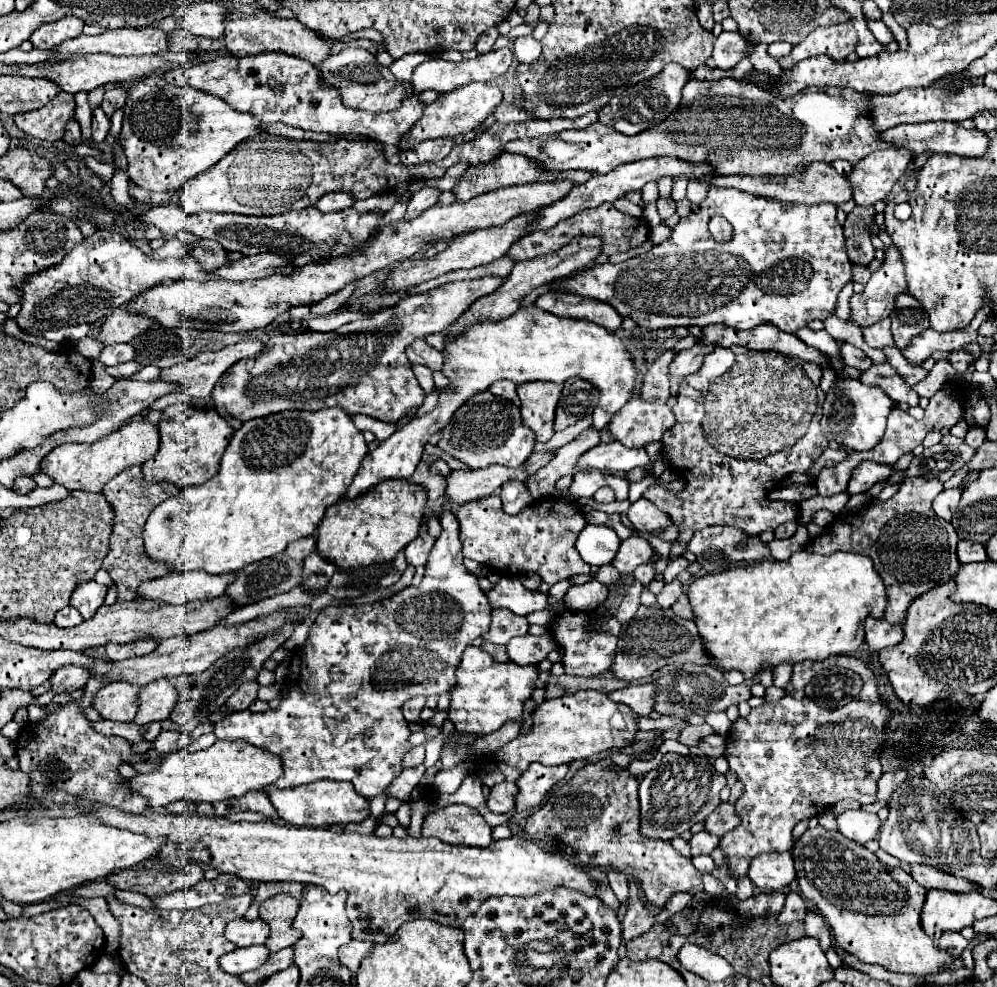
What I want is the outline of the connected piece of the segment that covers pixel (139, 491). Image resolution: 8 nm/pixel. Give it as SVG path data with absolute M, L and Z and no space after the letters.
M134 465L130 469L124 469L122 473L118 473L114 479L110 479L102 493L106 497L106 501L112 505L114 509L114 531L110 537L110 553L106 555L102 569L106 569L112 577L112 581L118 587L118 601L130 601L138 597L138 589L144 581L150 579L158 579L168 575L172 569L166 563L158 563L152 561L150 557L146 557L144 551L144 541L142 541L142 533L144 533L144 523L148 519L148 515L152 513L152 509L166 501L168 497L176 495L180 489L174 483L168 481L160 481L160 483L148 483L142 475L142 465Z

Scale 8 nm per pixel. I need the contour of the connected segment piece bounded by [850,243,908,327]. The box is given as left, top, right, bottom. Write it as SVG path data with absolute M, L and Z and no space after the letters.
M892 243L886 249L884 265L876 273L872 273L870 281L866 283L860 295L852 295L850 317L854 319L856 325L862 325L862 327L878 323L892 313L896 305L896 295L906 291L908 291L908 285L906 285L902 257L898 253L898 247Z

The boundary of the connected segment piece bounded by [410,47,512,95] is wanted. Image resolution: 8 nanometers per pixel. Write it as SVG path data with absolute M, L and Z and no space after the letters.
M508 47L498 49L498 51L490 51L486 55L478 55L474 59L460 61L460 63L444 61L444 59L428 59L428 61L424 61L422 65L418 65L414 69L414 75L412 75L410 83L412 83L414 95L418 95L418 93L422 93L426 89L434 89L438 93L448 93L448 91L454 91L456 87L472 83L472 81L490 81L490 79L496 79L496 77L500 77L500 75L504 75L508 71L510 63L512 63L512 51Z

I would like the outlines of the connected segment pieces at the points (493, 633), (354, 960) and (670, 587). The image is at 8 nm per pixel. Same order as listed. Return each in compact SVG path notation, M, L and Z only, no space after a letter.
M494 609L490 631L482 637L484 637L484 641L506 645L512 637L526 635L526 633L528 633L526 617L518 617L516 613L510 613L506 609Z
M352 939L348 945L344 945L344 947L338 951L340 963L342 963L344 967L348 967L350 971L358 971L360 961L370 953L370 949L372 949L370 943L366 943L366 941L354 941L354 939Z
M674 579L672 583L664 585L662 593L658 595L658 605L664 607L664 609L668 609L668 607L672 607L678 601L680 595L682 595L682 583L678 579Z

